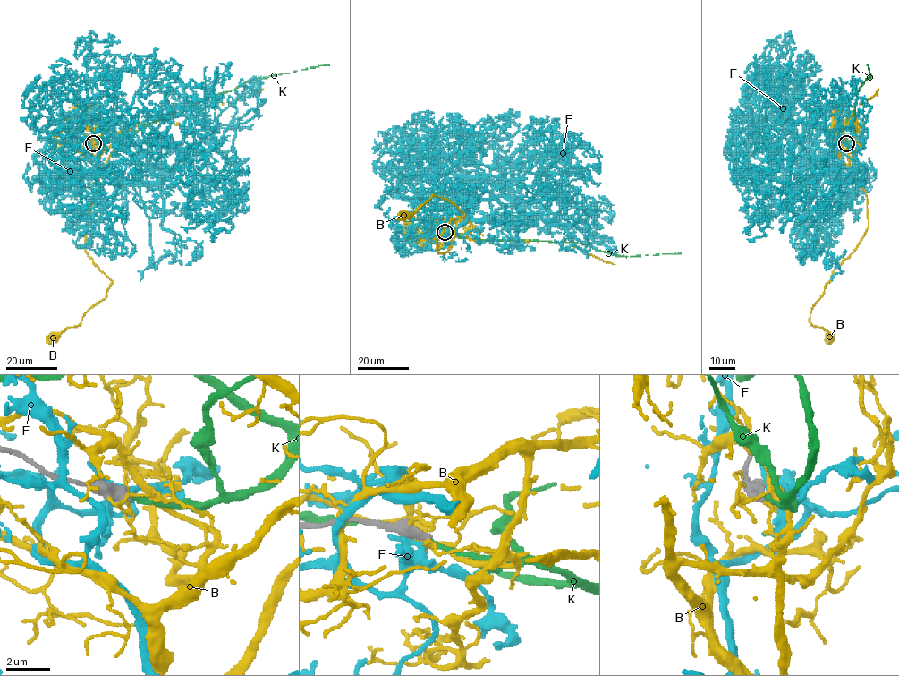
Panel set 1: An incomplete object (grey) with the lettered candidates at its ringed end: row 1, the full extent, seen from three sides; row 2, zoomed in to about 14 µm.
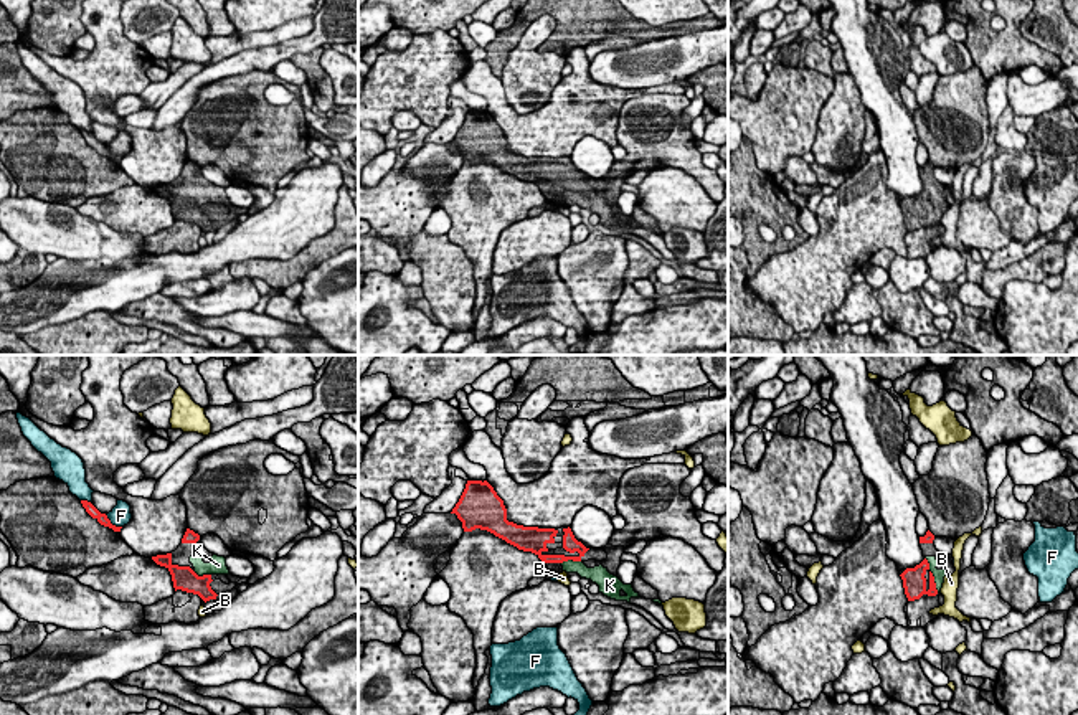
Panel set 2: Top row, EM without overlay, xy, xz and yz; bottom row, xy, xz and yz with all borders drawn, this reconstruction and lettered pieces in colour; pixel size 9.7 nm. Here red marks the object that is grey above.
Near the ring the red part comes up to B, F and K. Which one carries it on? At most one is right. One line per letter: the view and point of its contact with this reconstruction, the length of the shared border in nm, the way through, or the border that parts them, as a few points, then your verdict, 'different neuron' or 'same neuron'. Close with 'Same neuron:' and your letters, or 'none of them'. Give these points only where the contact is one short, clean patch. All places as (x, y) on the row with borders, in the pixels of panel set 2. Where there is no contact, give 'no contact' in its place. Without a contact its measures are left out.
B: no contact | different neuron
F: xy (111, 524) | 220 nm | different neuron
K: yz (931, 575) | 380 nm | across yz (913, 578), (923, 568), (931, 575), (938, 575) | same neuron
Same neuron: K

